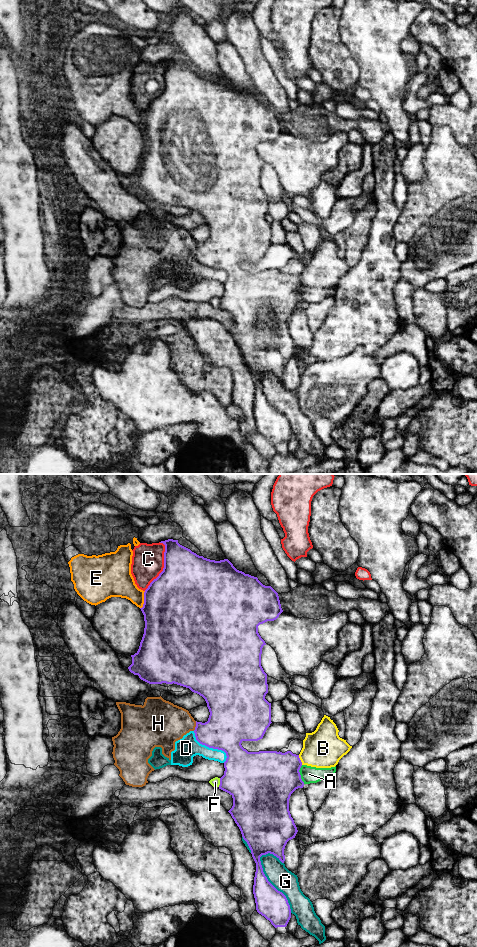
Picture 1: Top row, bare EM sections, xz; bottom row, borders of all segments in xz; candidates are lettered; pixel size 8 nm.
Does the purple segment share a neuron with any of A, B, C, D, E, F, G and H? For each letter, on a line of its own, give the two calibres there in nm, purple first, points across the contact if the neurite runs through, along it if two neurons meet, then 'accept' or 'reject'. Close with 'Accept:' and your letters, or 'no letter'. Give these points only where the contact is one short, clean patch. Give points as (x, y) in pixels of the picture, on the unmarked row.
A: calibres 440 and 130 nm; border xz (301, 285), (299, 294), (304, 303); reject
B: calibres 400 and 320 nm; border xz (298, 275), (302, 284); reject
C: calibres 480 and 260 nm; reject
D: calibres 340 and 180 nm; reject
E: calibres 500 and 240 nm; reject
F: calibres 420 and 80 nm; reject
G: calibres 240 and 180 nm; reject
H: calibres 340 and 340 nm; reject
Accept: no letter

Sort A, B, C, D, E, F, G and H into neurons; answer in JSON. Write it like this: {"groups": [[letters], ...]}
{"groups": [["A", "F"], ["B"], ["C"], ["D", "H"], ["E"], ["G"]]}

